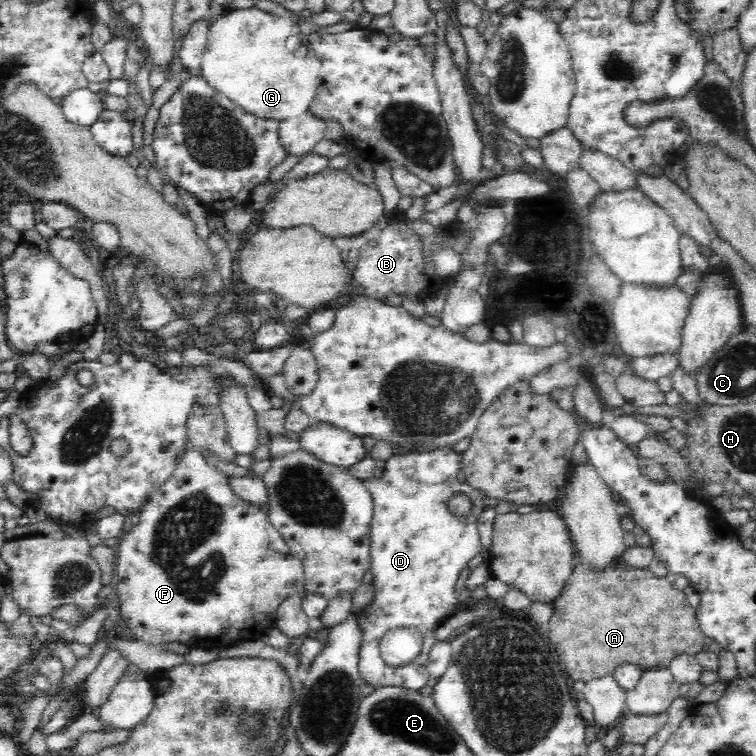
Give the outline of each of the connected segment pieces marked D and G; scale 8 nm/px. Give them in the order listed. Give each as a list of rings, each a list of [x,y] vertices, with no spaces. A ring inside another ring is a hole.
[[[452,447],[439,448],[438,450],[423,453],[405,453],[402,455],[393,455],[385,462],[385,471],[383,472],[383,475],[379,479],[372,478],[366,482],[366,488],[369,490],[373,502],[373,514],[369,528],[369,535],[371,538],[369,547],[369,570],[374,575],[374,598],[368,608],[364,607],[362,610],[360,610],[360,612],[357,613],[357,621],[359,622],[361,632],[359,669],[363,679],[372,684],[372,686],[374,686],[375,688],[378,688],[380,686],[402,686],[419,691],[422,687],[424,687],[429,679],[429,672],[427,669],[429,650],[437,640],[437,638],[435,637],[435,630],[436,628],[438,628],[438,625],[447,618],[448,615],[456,613],[456,608],[458,608],[459,601],[458,599],[456,599],[457,595],[456,593],[454,593],[454,586],[456,584],[456,580],[458,580],[460,571],[467,566],[468,562],[470,562],[470,560],[472,560],[474,556],[478,555],[481,541],[480,535],[478,535],[478,527],[476,527],[476,519],[483,512],[480,502],[482,502],[482,498],[484,497],[479,490],[472,488],[468,483],[462,480],[460,466],[461,453],[454,451]],[[454,497],[466,497],[466,499],[468,499],[468,503],[470,503],[468,512],[464,512],[464,514],[456,516],[450,510],[449,502],[450,499]],[[398,626],[412,626],[419,628],[422,631],[422,634],[424,634],[425,636],[423,641],[423,648],[419,652],[416,660],[412,662],[411,665],[404,667],[389,667],[386,663],[383,662],[383,658],[381,657],[381,652],[379,649],[380,639],[382,638],[382,634],[384,634],[386,630],[390,628],[398,628]]]
[[[257,7],[234,9],[209,26],[201,77],[208,86],[260,118],[281,121],[301,115],[309,110],[316,96],[321,63],[312,47],[304,58],[288,51],[288,36],[300,36],[298,23],[290,18],[275,16]]]

